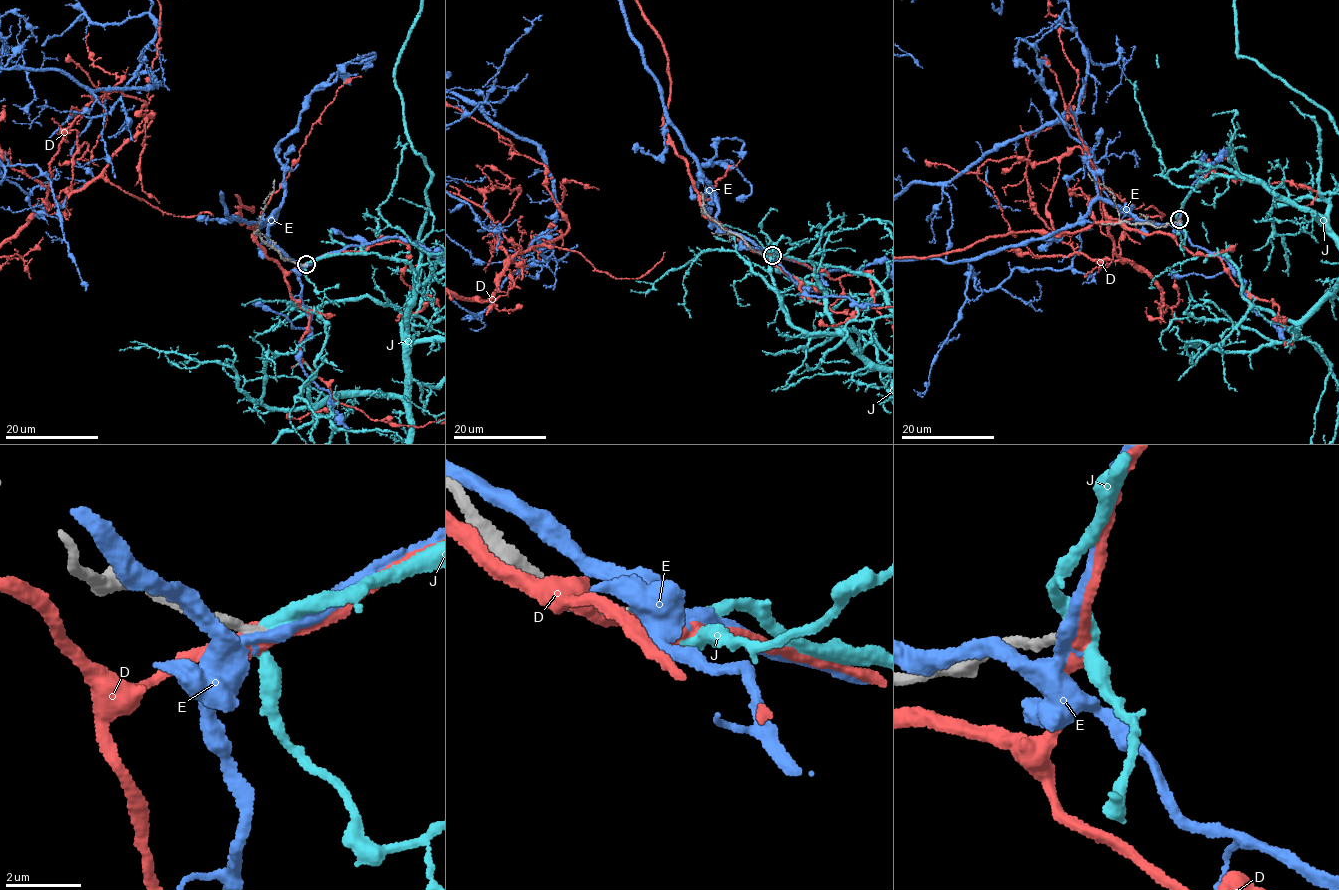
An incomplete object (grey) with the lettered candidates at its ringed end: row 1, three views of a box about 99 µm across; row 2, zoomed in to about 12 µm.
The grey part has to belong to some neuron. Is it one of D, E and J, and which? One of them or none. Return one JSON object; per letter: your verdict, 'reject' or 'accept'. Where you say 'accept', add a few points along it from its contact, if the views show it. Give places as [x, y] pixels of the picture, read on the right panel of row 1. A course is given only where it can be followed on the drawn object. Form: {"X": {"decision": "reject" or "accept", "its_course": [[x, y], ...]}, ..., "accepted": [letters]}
{"D": {"decision": "reject"}, "E": {"decision": "reject"}, "J": {"decision": "accept"}, "accepted": ["J"]}

